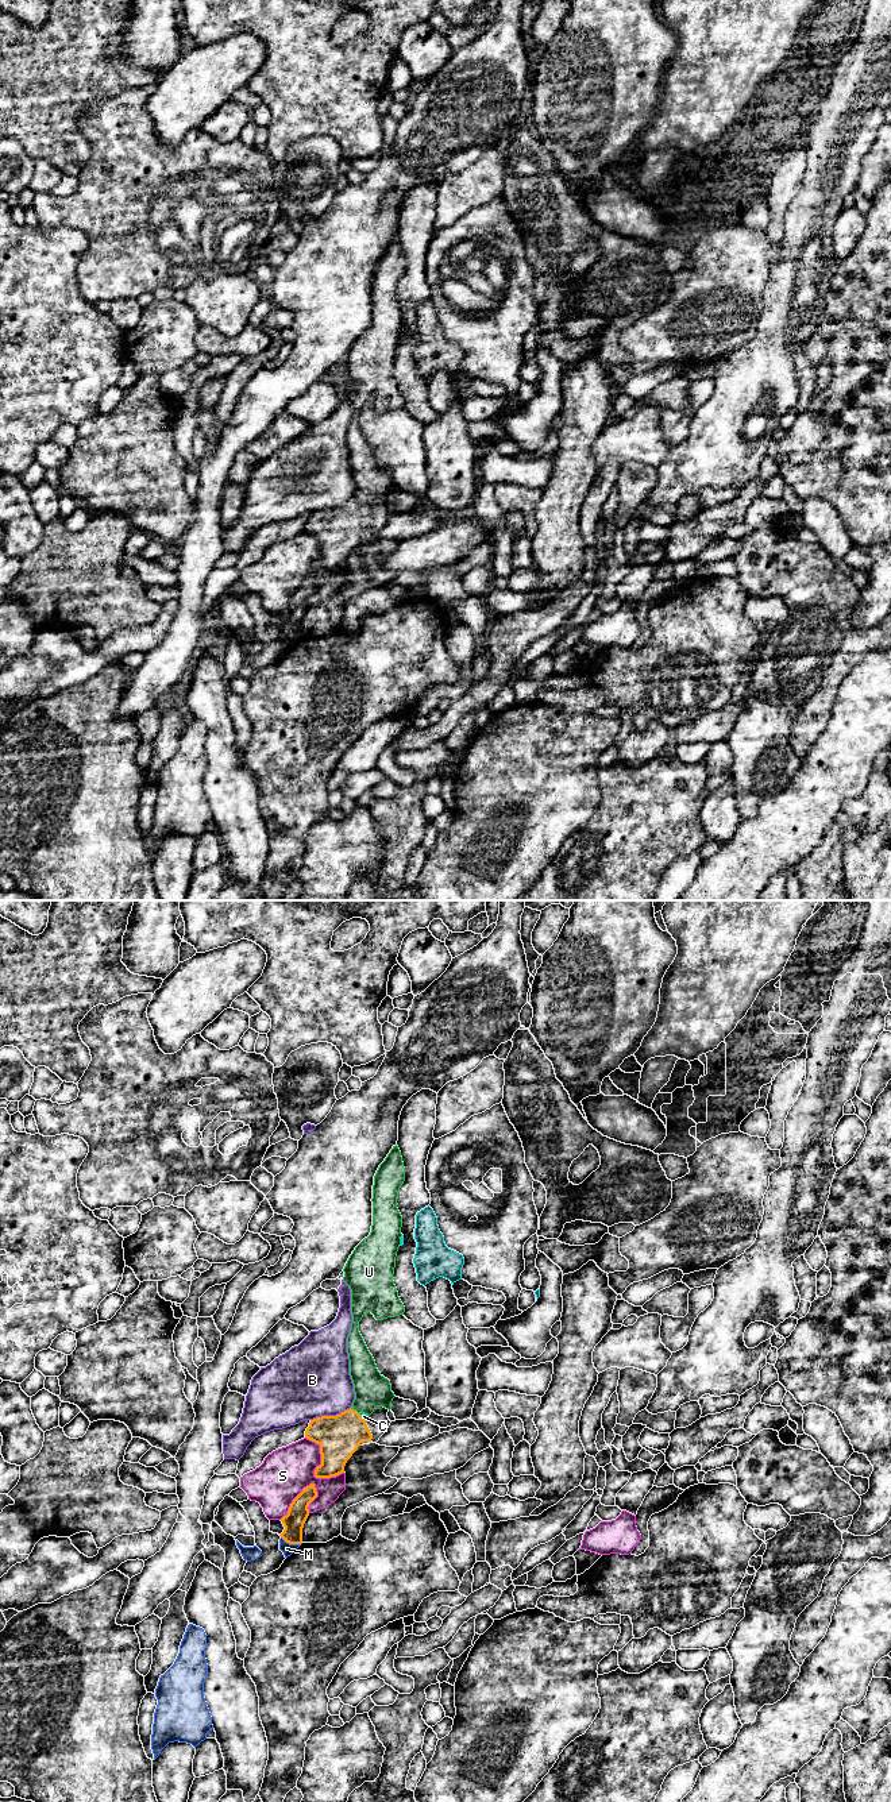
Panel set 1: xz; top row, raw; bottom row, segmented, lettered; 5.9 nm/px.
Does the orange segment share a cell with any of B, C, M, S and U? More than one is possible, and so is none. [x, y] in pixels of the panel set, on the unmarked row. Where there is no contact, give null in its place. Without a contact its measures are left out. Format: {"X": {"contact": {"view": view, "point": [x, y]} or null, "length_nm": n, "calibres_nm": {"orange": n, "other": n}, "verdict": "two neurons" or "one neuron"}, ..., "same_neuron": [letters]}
{"B": {"contact": {"view": "xz", "point": [330, 509]}, "length_nm": 260, "calibres_nm": {"orange": 260, "other": 440}, "verdict": "two neurons"}, "C": {"contact": {"view": "xz", "point": [361, 510]}, "length_nm": 60, "calibres_nm": {"orange": 260, "other": 40}, "verdict": "two neurons"}, "M": {"contact": {"view": "xz", "point": [292, 636]}, "length_nm": 130, "calibres_nm": {"orange": 120, "other": 70}, "verdict": "two neurons"}, "S": {"contact": {"view": "xz", "point": [316, 562]}, "length_nm": 320, "calibres_nm": {"orange": 260, "other": 280}, "verdict": "two neurons"}, "U": {"contact": {"view": "xz", "point": [353, 502]}, "length_nm": 70, "calibres_nm": {"orange": 260, "other": 200}, "verdict": "one neuron"}, "same_neuron": ["U"]}

